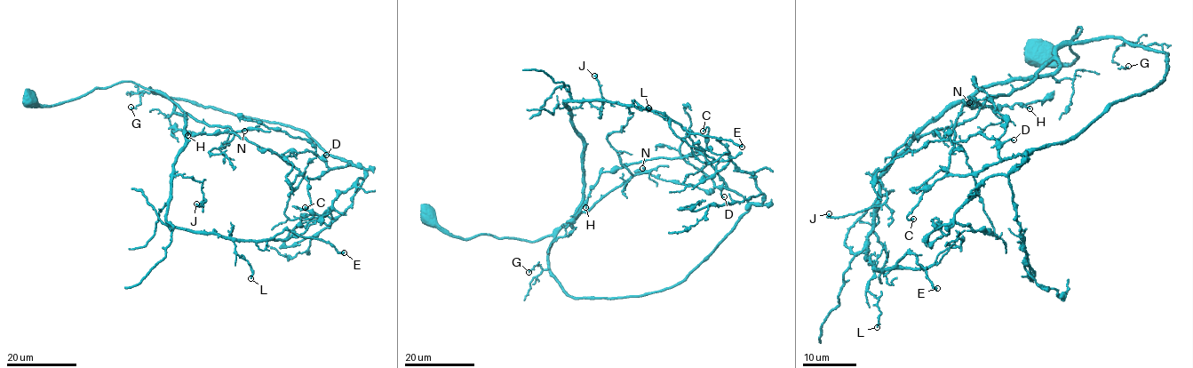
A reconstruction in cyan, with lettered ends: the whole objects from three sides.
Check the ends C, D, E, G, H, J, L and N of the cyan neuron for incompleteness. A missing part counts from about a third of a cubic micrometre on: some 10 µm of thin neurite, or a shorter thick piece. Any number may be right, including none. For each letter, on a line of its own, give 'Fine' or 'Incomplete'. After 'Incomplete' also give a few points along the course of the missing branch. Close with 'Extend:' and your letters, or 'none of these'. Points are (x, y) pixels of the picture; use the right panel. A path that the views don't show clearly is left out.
C: Fine
D: Fine
E: Fine
G: Fine
H: Fine
J: Fine
L: Fine
N: Fine
Extend: none of these

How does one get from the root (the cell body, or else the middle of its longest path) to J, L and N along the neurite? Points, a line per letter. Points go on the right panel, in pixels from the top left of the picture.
J: (1037, 54), (1070, 63), (1081, 28), (1054, 71), (978, 87), (866, 173), (882, 204), (829, 213)
L: (1037, 54), (1070, 63), (1081, 28), (1056, 52), (1054, 71), (978, 87), (881, 177), (866, 252), (877, 327)
N: (1037, 54), (1070, 63), (1077, 57), (1070, 41), (1081, 28), (1024, 87), (990, 95), (982, 103), (969, 102)

